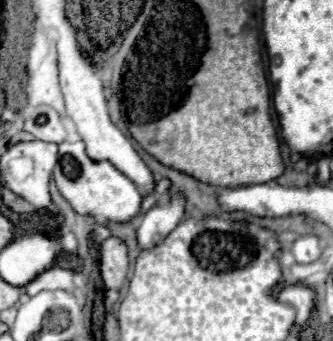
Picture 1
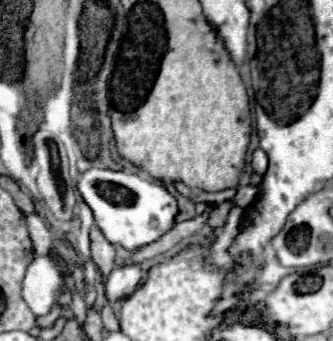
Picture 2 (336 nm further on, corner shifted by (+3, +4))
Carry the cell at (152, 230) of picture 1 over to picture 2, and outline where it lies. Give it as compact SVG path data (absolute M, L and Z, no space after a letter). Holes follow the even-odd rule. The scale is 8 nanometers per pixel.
M139 265L113 269L105 279L105 299L109 303L115 303L115 301L129 297L137 289L139 279L141 279L141 267Z

